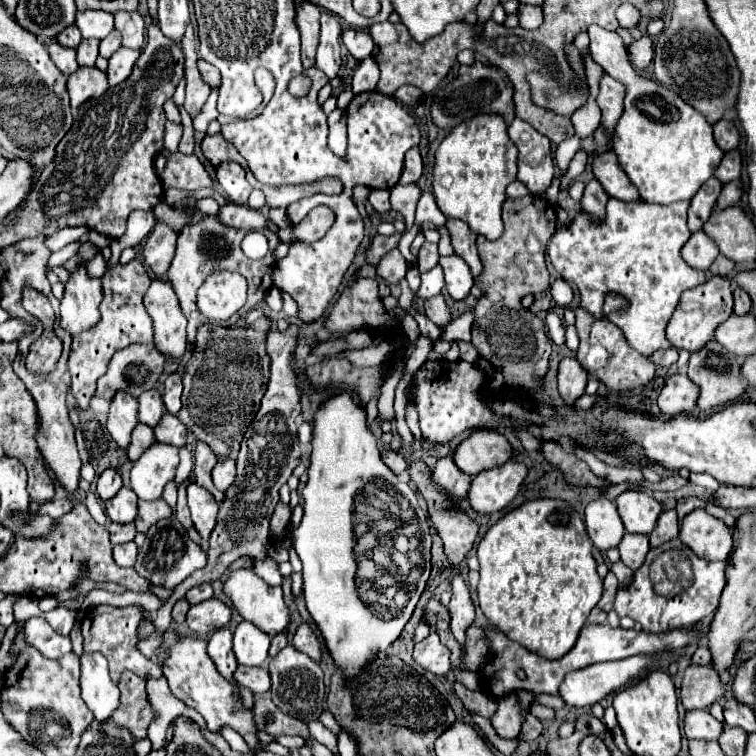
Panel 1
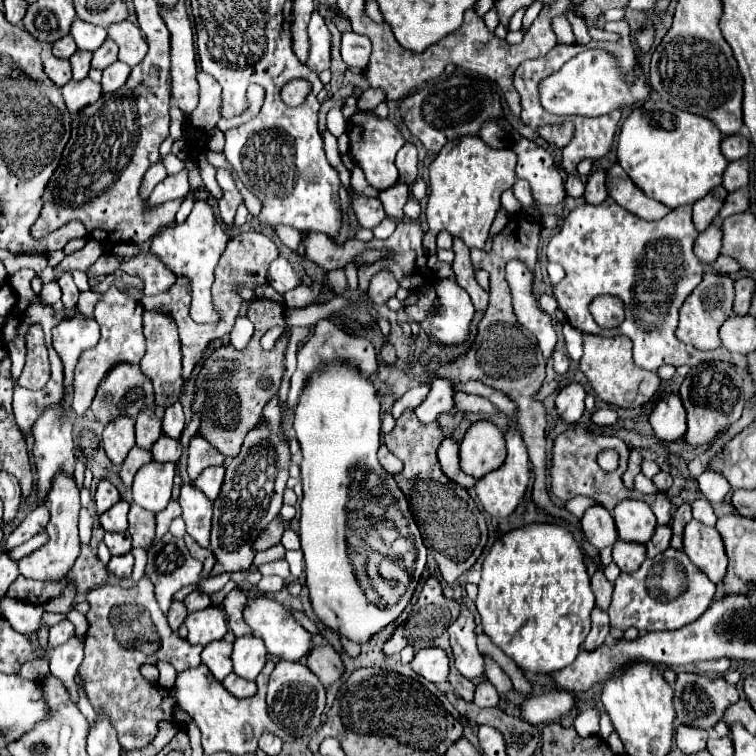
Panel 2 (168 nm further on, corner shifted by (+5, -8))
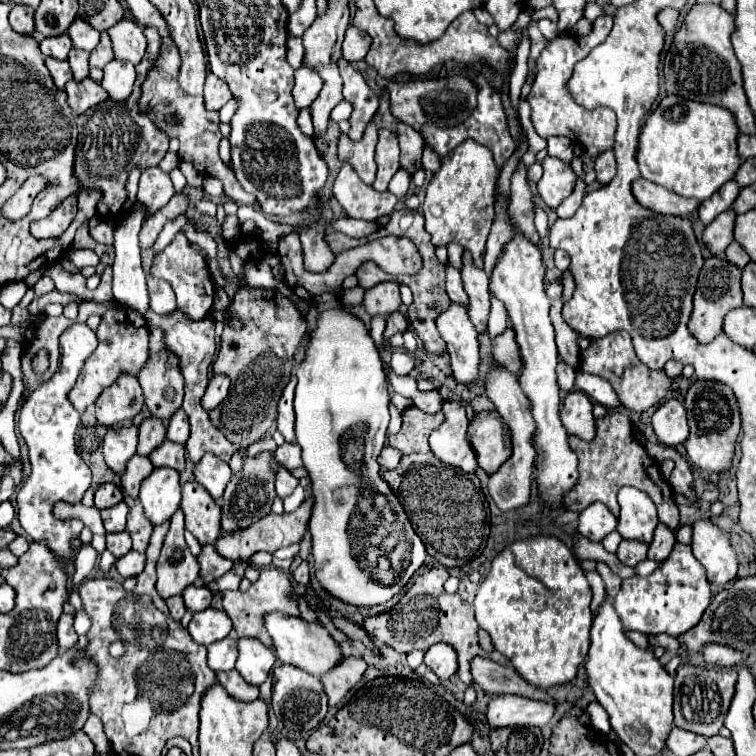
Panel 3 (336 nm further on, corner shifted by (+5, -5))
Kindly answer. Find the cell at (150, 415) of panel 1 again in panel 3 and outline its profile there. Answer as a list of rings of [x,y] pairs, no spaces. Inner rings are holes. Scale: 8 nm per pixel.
[[[147,418],[139,426],[139,446],[137,454],[139,456],[149,456],[161,442],[165,440],[165,426],[157,418]]]

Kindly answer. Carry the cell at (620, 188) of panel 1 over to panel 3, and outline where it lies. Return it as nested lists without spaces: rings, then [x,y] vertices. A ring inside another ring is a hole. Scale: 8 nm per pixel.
[[[645,178],[633,182],[633,196],[645,204],[645,208],[655,210],[659,214],[673,214],[673,216],[689,216],[699,208],[699,200],[685,198],[665,190],[659,184],[653,184]]]

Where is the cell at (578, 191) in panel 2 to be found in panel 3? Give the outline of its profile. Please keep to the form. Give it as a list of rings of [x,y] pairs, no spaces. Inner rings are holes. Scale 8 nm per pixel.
[[[554,136],[547,139],[548,155],[557,157],[567,163],[570,163],[574,155],[574,142],[566,137]]]

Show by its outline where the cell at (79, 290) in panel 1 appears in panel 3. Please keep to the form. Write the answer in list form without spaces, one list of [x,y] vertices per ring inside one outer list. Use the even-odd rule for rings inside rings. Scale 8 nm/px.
[[[75,322],[69,326],[61,338],[61,360],[59,370],[43,382],[37,390],[31,392],[31,396],[23,402],[19,412],[19,432],[29,446],[29,460],[31,460],[31,474],[21,484],[17,494],[17,518],[23,526],[23,530],[35,540],[47,542],[47,548],[57,556],[57,560],[63,564],[67,574],[75,572],[75,556],[79,548],[73,546],[73,540],[81,536],[83,522],[81,520],[59,520],[53,516],[53,506],[57,502],[69,502],[79,504],[91,486],[91,470],[81,460],[81,456],[75,450],[75,430],[80,422],[80,414],[67,400],[69,390],[73,388],[83,362],[89,358],[89,354],[97,348],[95,332],[87,324]]]

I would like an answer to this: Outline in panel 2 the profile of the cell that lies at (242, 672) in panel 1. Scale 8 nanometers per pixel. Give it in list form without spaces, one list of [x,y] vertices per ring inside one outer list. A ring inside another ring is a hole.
[[[229,673],[229,675],[223,679],[223,687],[225,687],[231,695],[235,695],[235,697],[239,697],[239,699],[253,697],[253,695],[257,693],[255,681],[245,681],[245,679],[237,677],[235,673]]]

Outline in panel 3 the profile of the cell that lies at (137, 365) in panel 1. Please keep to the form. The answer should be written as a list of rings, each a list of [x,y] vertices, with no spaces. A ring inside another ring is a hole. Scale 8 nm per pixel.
[[[123,374],[117,378],[109,390],[105,390],[97,398],[97,422],[111,428],[121,422],[133,420],[143,408],[143,390],[137,382],[137,378],[129,378],[129,374]]]

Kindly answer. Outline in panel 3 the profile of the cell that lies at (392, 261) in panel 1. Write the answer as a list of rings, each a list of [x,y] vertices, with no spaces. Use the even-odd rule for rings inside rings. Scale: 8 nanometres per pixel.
[[[383,282],[365,292],[365,310],[369,316],[383,314],[389,316],[391,312],[401,308],[401,296],[399,296],[399,284],[395,282]]]

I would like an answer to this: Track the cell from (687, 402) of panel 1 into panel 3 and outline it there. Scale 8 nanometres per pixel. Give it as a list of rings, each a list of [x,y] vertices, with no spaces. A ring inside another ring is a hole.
[[[669,400],[661,404],[653,414],[653,430],[657,434],[657,440],[665,446],[677,446],[685,442],[689,436],[689,426],[681,402]]]

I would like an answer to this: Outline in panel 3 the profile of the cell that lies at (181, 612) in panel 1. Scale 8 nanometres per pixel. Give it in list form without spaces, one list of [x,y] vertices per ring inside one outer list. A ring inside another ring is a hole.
[[[173,596],[173,598],[167,598],[167,606],[169,606],[169,614],[173,620],[181,620],[183,614],[185,614],[185,604],[183,604],[183,598],[181,596]]]

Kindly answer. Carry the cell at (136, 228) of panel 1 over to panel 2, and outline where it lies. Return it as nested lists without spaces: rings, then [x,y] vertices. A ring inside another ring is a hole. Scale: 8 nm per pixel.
[[[81,293],[81,295],[79,295],[77,309],[79,309],[83,315],[93,315],[93,309],[95,309],[95,305],[99,303],[101,297],[103,297],[101,293]]]

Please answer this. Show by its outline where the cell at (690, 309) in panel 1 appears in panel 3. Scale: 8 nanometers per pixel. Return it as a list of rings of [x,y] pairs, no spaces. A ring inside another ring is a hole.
[[[711,256],[705,260],[703,270],[699,274],[699,282],[697,282],[697,292],[693,298],[693,314],[689,320],[689,330],[693,332],[693,336],[707,344],[711,342],[715,336],[719,336],[723,332],[723,318],[729,310],[737,308],[743,304],[743,292],[741,292],[741,270],[731,264],[729,260],[725,260],[725,256]]]

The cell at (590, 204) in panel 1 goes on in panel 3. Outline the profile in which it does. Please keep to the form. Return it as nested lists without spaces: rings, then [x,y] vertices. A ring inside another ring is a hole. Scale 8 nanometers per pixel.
[[[607,150],[597,156],[595,172],[597,172],[597,180],[601,184],[609,184],[613,180],[613,176],[615,176],[615,152],[613,150]]]

